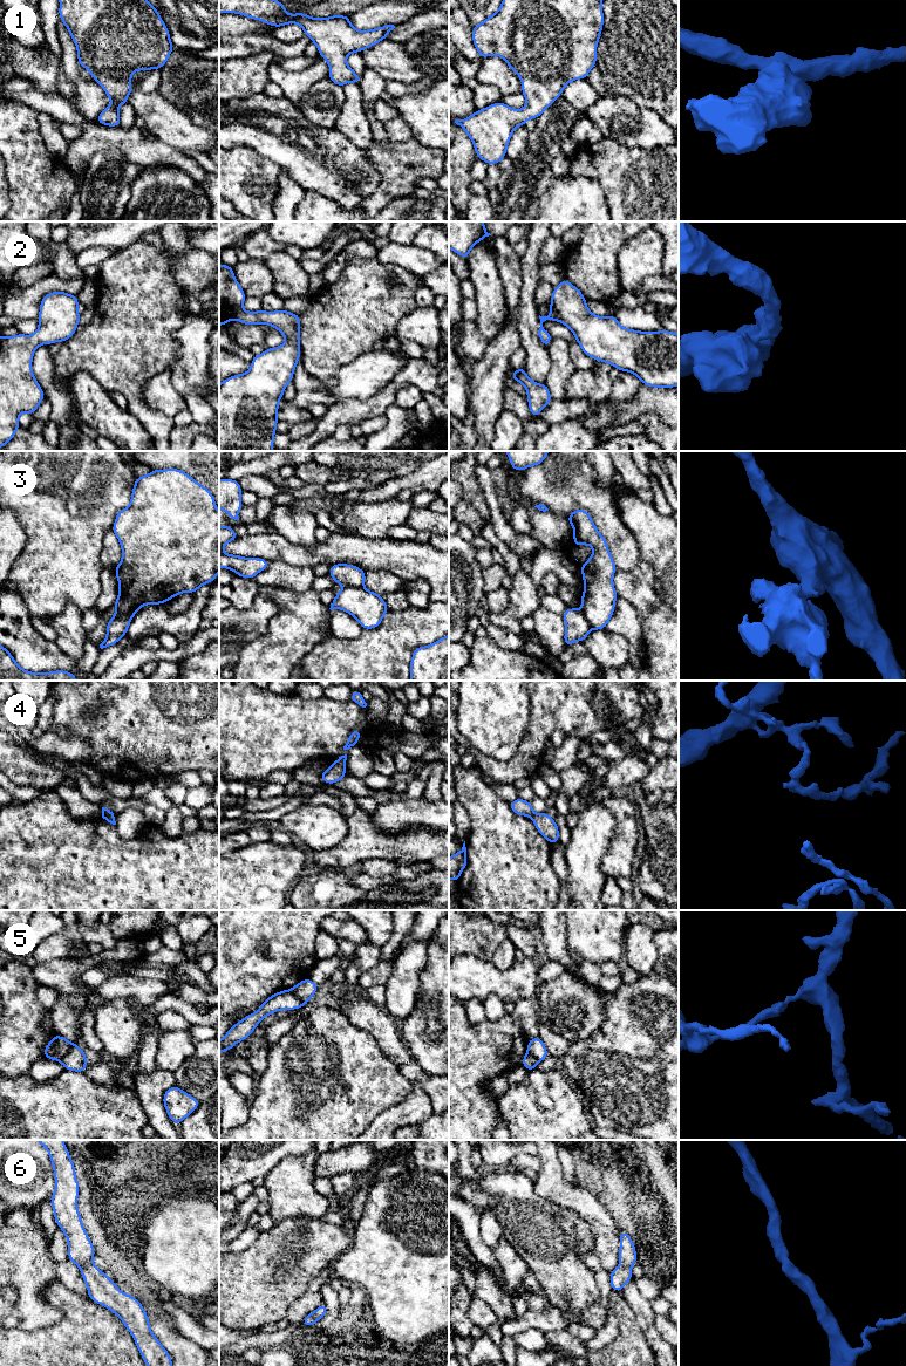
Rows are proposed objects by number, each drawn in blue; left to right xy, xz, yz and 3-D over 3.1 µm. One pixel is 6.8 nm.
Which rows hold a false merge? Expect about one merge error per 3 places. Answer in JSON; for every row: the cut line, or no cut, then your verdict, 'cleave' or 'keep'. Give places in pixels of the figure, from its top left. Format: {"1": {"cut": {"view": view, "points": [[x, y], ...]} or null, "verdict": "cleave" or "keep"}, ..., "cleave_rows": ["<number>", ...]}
{"1": {"cut": null, "verdict": "keep"}, "2": {"cut": null, "verdict": "keep"}, "3": {"cut": {"view": "xz", "points": [[345, 586], [362, 587]]}, "verdict": "cleave"}, "4": {"cut": {"view": "yz", "points": [[533, 813], [531, 818]]}, "verdict": "cleave"}, "5": {"cut": {"view": "xy", "points": [[73, 1043], [72, 1047], [59, 1060]]}, "verdict": "cleave"}, "6": {"cut": null, "verdict": "keep"}, "cleave_rows": ["3", "4", "5"]}

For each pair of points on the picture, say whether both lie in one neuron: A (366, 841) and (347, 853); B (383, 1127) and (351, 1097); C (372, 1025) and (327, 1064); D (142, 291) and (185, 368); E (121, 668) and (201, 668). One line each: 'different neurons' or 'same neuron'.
A: same neuron
B: different neurons
C: different neurons
D: different neurons
E: different neurons

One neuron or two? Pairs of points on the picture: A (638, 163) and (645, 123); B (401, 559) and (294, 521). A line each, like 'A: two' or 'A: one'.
A: two
B: two

